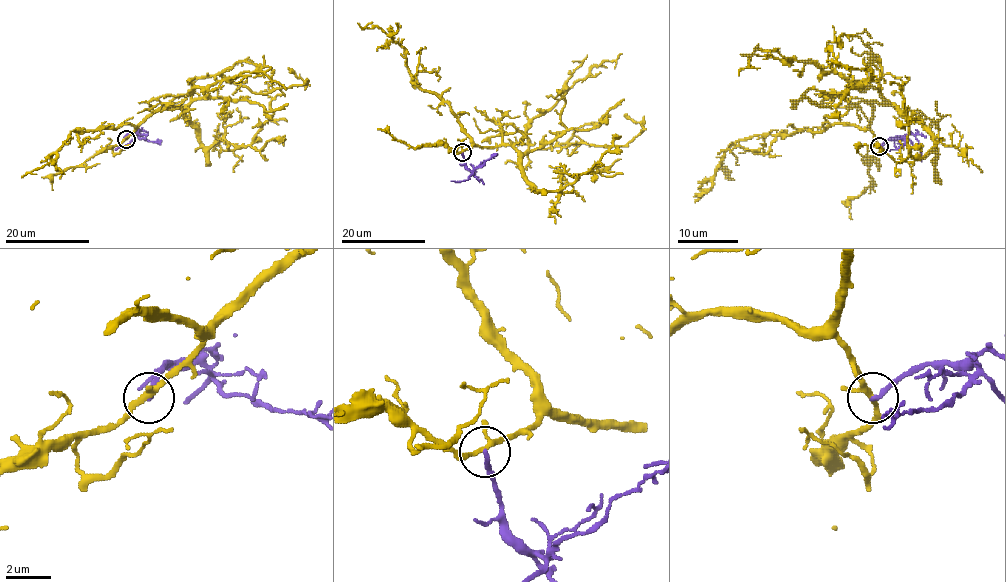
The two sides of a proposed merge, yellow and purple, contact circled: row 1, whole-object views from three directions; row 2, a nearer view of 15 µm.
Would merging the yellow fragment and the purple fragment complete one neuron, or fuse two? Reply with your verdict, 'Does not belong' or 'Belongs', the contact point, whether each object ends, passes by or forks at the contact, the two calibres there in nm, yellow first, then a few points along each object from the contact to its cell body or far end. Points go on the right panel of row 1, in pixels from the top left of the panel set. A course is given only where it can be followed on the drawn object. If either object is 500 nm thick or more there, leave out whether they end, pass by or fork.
Does not belong. Place: (879, 146). At the ring yellow forks. At the ring purple ends. Thickness 190 nm (yellow) against 220 nm. Course of yellow: (879, 146), (870, 102), (914, 118), (935, 157), (935, 148), (909, 152), (905, 77). Course of purple: (879, 146), (891, 139), (906, 137), (896, 149), (885, 152), (884, 148)

